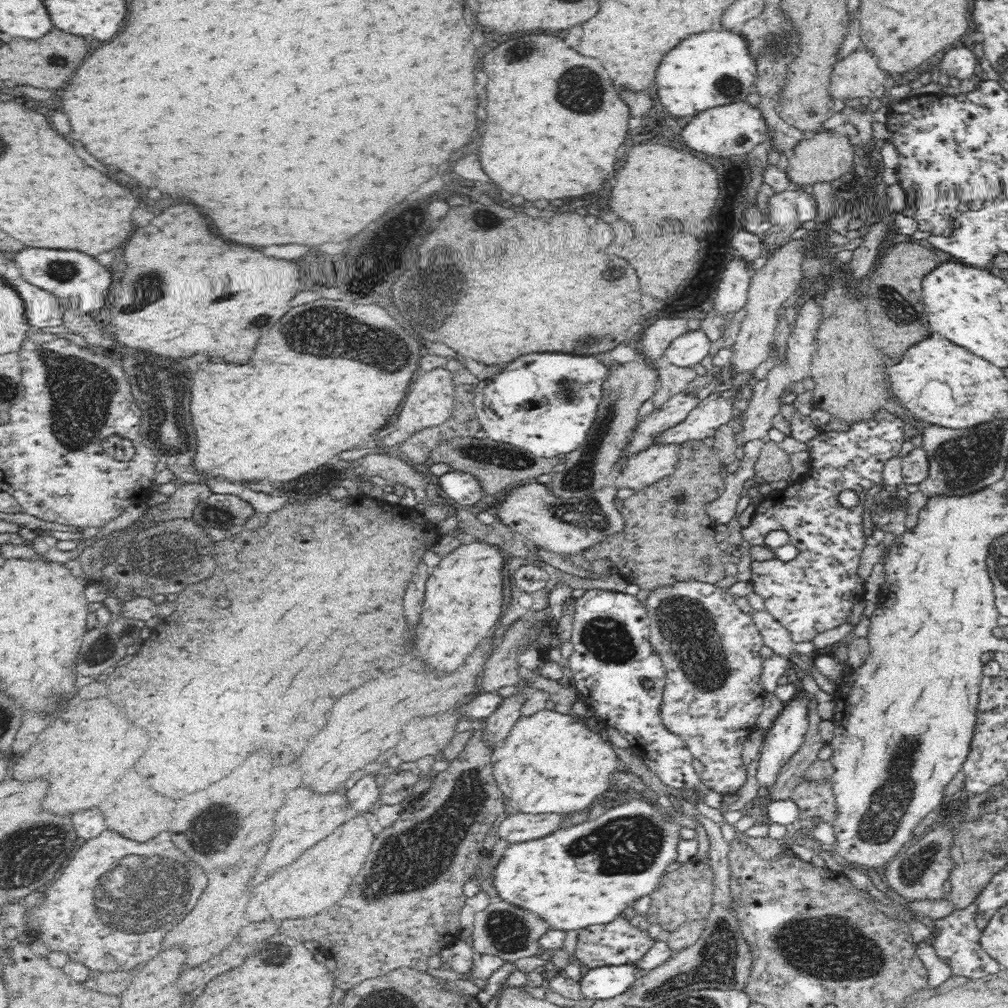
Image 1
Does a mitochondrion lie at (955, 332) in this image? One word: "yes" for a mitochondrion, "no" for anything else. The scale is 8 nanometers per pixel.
no

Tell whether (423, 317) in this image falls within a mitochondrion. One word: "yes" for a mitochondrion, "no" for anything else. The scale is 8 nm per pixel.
yes

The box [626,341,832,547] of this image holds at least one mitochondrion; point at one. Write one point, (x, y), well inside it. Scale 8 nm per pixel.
(678, 498)

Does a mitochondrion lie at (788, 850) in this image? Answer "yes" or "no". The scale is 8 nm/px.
no

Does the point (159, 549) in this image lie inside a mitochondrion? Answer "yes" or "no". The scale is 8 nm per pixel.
yes

